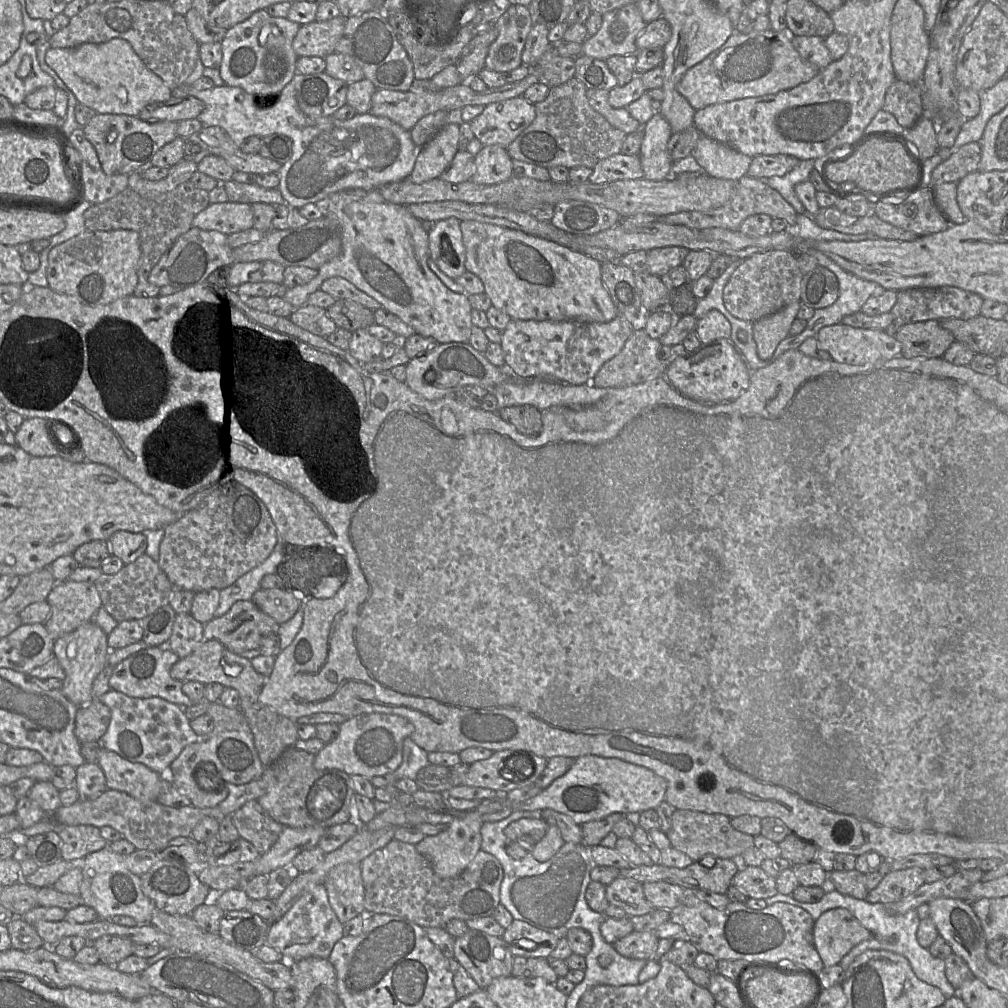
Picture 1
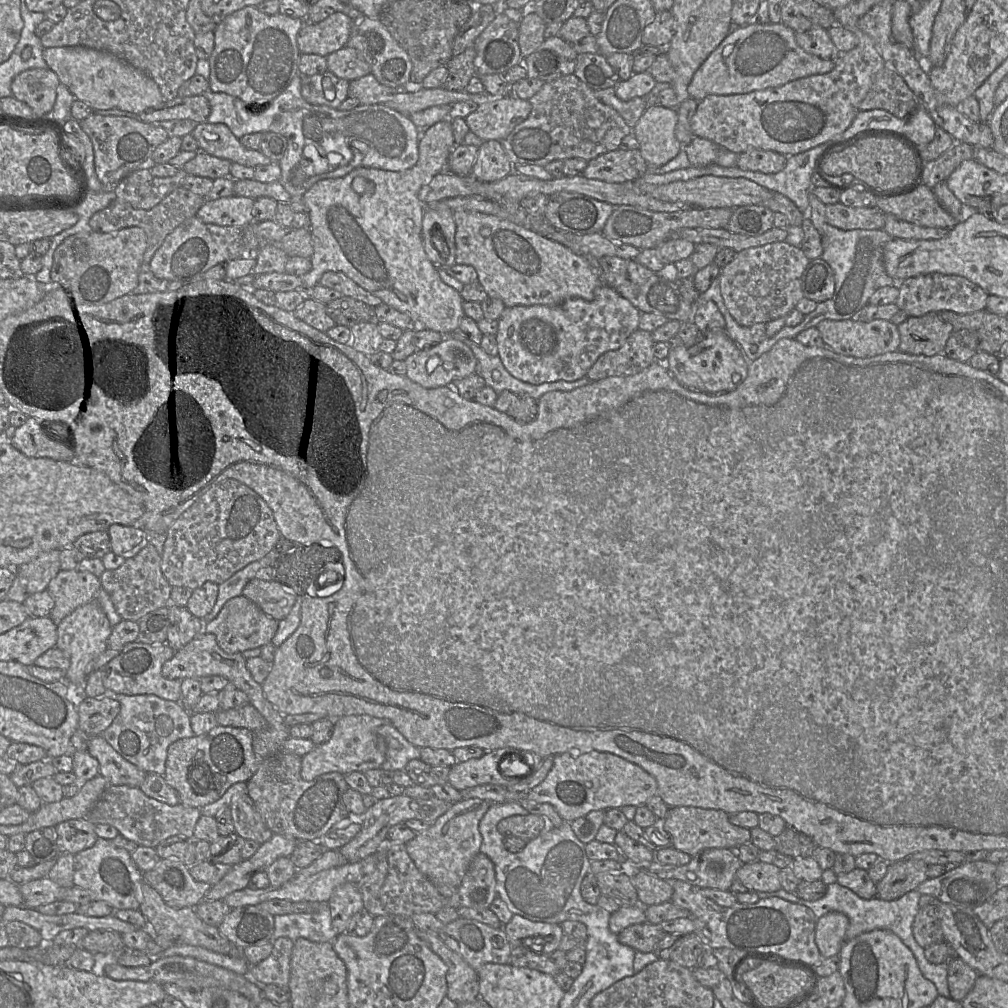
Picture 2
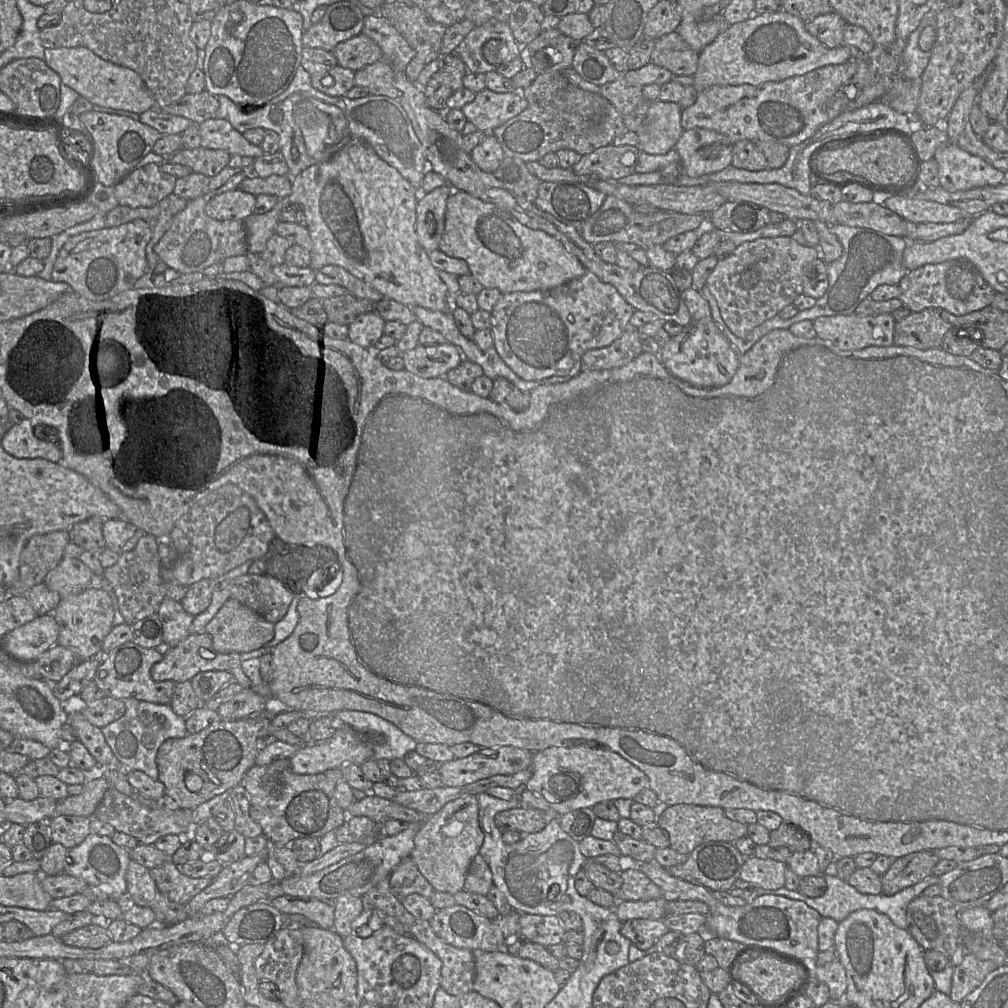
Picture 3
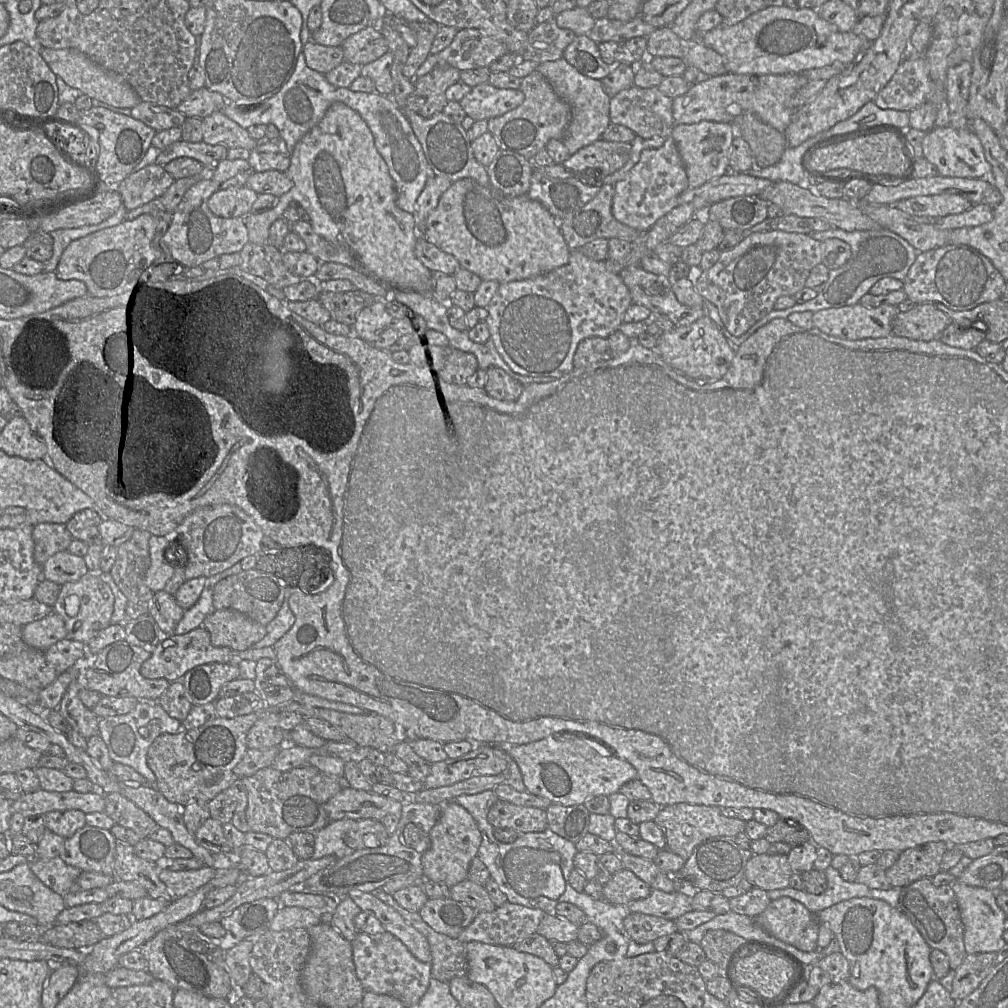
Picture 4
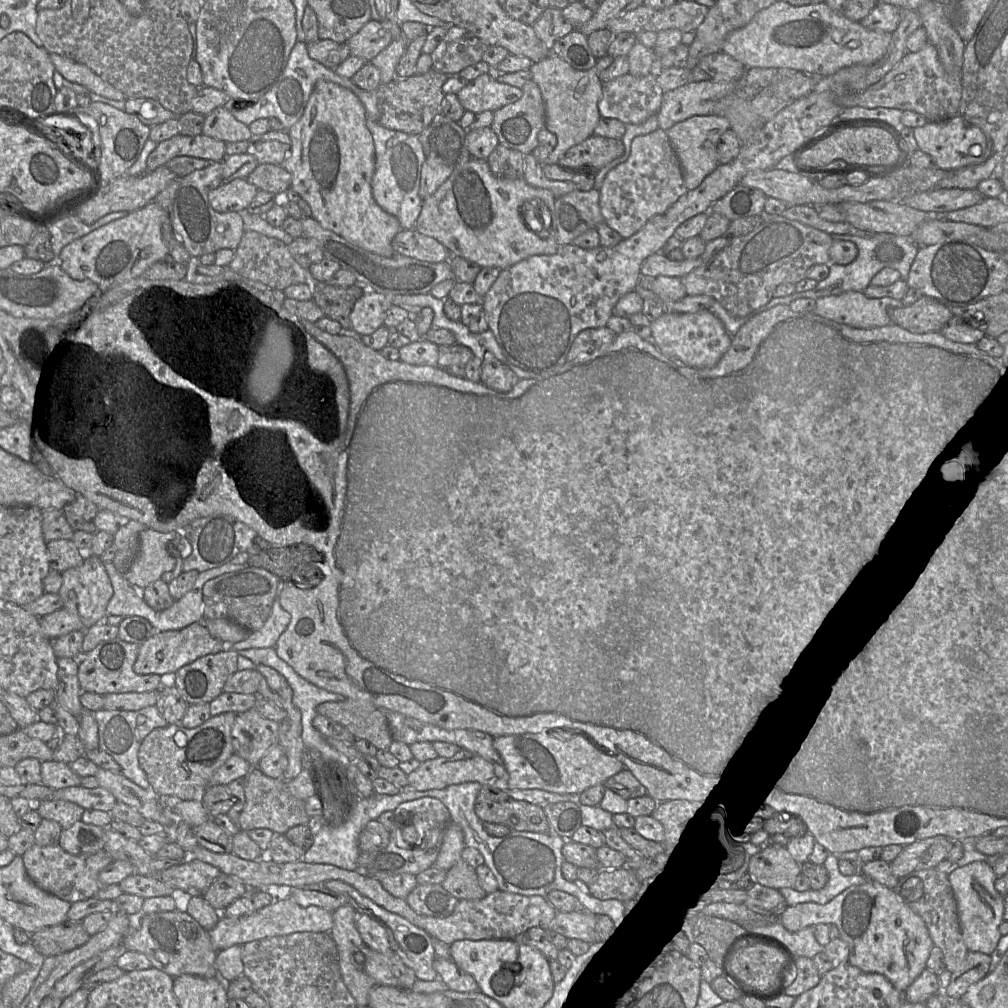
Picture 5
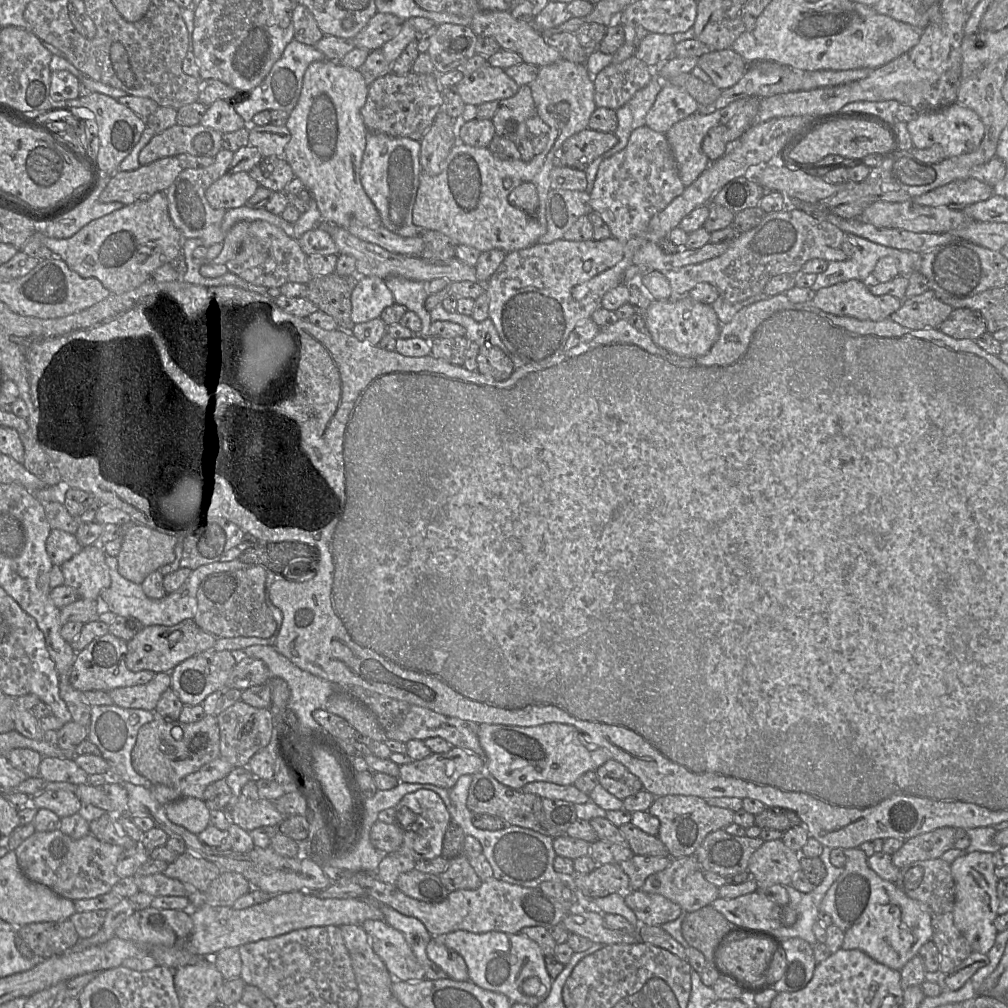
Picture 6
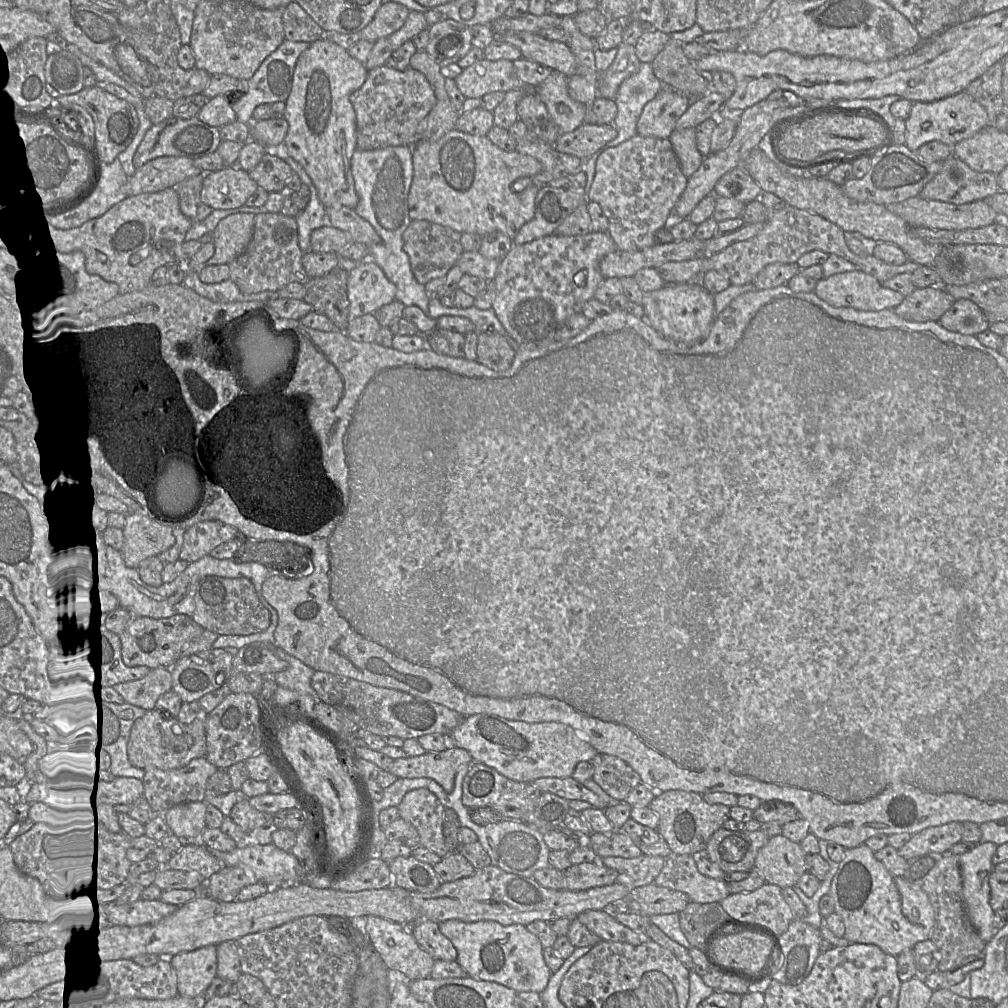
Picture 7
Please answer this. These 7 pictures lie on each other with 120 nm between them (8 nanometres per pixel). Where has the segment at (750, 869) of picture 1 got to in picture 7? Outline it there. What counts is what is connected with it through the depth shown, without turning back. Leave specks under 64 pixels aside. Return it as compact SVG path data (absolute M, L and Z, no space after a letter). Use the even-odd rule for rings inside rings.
M782 834L771 836L759 849L754 870L768 884L795 887L807 871L806 853L799 843Z

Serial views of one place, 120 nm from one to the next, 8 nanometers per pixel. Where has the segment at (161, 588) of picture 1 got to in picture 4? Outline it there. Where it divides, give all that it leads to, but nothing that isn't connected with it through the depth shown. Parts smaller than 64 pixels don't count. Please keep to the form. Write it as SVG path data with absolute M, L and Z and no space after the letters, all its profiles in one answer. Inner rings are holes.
M135 529L130 539L118 546L116 561L110 575L127 598L127 619L149 614L154 592L145 585L150 566L149 539L152 534Z

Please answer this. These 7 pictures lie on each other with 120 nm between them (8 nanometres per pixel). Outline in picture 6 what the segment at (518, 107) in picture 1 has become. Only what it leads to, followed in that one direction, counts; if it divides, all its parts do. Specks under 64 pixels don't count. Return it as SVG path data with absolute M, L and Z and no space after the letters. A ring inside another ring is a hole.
M489 63L465 75L456 85L463 102L477 107L485 102L500 102L511 98L519 87L504 69L493 67Z

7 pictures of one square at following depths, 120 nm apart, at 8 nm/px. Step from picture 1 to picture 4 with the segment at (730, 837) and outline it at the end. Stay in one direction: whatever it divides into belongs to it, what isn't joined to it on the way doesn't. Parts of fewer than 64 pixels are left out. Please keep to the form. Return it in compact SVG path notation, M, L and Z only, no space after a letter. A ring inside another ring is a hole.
M676 803L660 806L654 821L666 835L666 848L685 861L703 841L714 837L734 837L745 831L745 821L723 815L718 806Z

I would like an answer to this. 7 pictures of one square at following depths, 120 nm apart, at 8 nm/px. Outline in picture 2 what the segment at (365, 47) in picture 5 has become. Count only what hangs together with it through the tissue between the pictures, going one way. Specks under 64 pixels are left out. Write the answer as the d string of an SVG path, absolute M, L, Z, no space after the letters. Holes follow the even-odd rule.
M345 46L327 57L328 70L349 82L371 73L371 66L358 50Z

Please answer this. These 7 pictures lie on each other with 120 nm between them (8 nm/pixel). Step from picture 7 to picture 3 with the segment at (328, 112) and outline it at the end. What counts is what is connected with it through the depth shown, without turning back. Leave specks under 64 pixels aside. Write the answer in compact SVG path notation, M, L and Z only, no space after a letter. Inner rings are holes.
M350 139L350 141L347 142L346 145L343 146L329 160L312 165L300 172L293 179L291 194L286 198L278 199L276 205L269 212L266 212L264 214L253 213L243 220L243 224L246 230L247 251L248 253L252 254L261 254L266 247L268 239L275 233L275 228L280 222L280 215L282 210L288 205L299 206L306 216L306 227L313 242L313 248L310 251L309 267L314 271L318 271L322 267L328 265L340 266L350 272L352 275L372 286L375 290L380 292L384 298L395 300L408 307L420 306L432 311L448 312L451 311L452 301L449 296L447 286L439 277L438 270L432 265L429 256L420 244L416 233L416 205L419 194L420 192L417 188L412 186L410 182L407 181L396 168L390 166L387 162L382 160L369 145L361 140Z

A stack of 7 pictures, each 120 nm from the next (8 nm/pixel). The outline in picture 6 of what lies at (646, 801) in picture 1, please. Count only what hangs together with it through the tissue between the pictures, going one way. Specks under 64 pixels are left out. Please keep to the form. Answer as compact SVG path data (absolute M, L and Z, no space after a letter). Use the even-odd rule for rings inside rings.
M549 723L532 727L480 724L478 738L485 753L485 768L499 782L514 789L535 781L571 785L583 773L596 771L612 759L606 749L591 743L568 724Z

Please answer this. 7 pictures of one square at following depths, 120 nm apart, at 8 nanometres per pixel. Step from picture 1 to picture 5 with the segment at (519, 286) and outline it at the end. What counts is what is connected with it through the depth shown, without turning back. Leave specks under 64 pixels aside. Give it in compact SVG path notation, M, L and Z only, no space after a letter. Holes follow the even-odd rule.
M471 158L468 162L457 166L449 178L430 196L423 199L422 209L417 218L415 228L419 233L432 237L443 244L452 256L464 258L483 267L495 267L500 270L508 268L523 259L534 255L553 255L560 245L557 242L557 216L555 213L554 194L547 189L535 188L524 178L503 179L493 175L486 160ZM526 202L538 202L547 206L548 215L544 217L538 207L535 217L541 218L540 231L549 230L546 239L532 230L522 215L522 207Z

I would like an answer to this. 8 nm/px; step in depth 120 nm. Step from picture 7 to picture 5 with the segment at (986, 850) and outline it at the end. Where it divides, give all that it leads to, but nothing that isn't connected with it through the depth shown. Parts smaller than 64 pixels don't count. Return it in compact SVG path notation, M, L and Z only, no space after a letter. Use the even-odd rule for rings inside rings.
M975 861L949 874L957 901L962 936L970 952L992 954L1002 937L999 926L1004 921L1004 897L995 888L997 876L991 862Z

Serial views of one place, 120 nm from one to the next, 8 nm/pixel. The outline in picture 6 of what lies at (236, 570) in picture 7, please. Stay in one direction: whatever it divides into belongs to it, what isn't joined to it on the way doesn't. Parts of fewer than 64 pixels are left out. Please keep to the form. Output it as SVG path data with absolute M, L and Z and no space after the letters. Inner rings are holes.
M106 555L105 561L109 568L111 583L110 586L99 595L98 600L102 608L113 612L115 615L135 618L144 626L173 626L183 620L193 619L197 607L197 590L200 583L207 575L215 572L245 569L250 566L260 566L245 564L238 559L234 559L229 562L216 561L205 564L192 570L186 581L176 591L167 593L162 598L153 599L143 592L141 585L131 582L120 575L118 572L117 557Z

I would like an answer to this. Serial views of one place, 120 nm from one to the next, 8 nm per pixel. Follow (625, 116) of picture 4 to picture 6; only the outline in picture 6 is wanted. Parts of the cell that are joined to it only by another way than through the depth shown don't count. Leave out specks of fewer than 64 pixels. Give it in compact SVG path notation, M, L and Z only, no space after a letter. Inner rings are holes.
M633 55L622 63L610 63L593 76L594 100L597 107L616 111L653 77L653 69Z

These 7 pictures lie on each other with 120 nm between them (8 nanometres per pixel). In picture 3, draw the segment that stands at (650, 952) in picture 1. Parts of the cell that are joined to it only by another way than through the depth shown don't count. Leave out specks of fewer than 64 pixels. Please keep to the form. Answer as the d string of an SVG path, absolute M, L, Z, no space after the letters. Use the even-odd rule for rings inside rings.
M631 919L622 923L621 934L640 950L647 950L667 932L663 920Z

